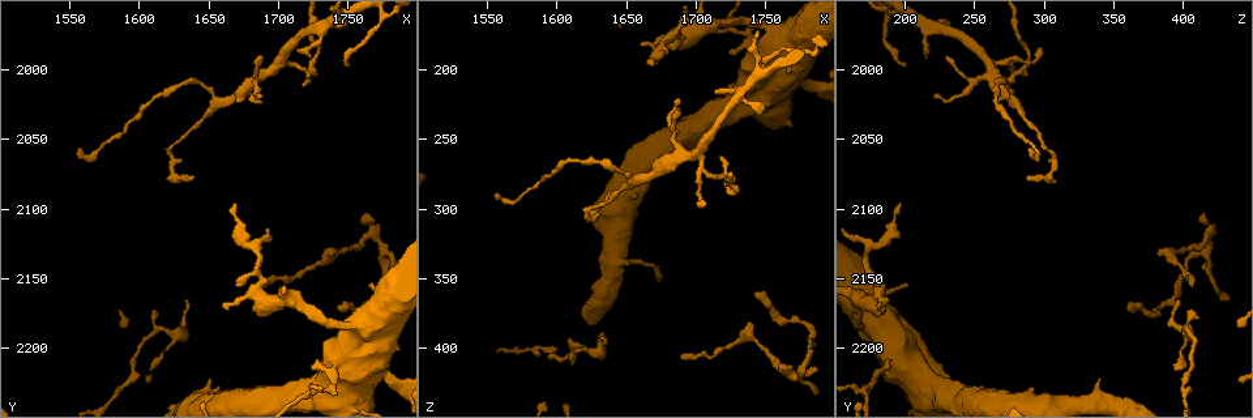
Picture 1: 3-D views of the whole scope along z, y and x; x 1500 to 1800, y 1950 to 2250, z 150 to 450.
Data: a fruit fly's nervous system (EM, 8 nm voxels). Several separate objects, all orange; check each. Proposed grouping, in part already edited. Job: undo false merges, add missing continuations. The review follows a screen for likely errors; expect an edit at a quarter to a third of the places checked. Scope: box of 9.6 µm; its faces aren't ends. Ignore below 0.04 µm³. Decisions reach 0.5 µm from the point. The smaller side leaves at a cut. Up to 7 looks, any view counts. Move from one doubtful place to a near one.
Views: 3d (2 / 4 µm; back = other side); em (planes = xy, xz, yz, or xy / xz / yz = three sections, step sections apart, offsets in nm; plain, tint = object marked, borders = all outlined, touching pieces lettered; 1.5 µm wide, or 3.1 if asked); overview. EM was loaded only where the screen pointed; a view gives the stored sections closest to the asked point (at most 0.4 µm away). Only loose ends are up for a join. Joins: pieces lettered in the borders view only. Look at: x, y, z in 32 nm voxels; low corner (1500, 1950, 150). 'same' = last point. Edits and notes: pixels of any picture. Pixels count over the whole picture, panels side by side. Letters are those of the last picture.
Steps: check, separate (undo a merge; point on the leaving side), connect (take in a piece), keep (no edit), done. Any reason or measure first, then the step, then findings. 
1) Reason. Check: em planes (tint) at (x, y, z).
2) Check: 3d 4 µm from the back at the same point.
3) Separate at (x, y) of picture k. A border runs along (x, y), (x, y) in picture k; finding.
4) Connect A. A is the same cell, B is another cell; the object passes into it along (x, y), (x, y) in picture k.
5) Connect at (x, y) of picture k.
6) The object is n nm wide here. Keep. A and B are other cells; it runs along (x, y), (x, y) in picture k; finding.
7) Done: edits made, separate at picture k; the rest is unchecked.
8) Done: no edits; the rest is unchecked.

Branch stops here. Check: em xz step 8 (borders) at (1690, 2156, 406).

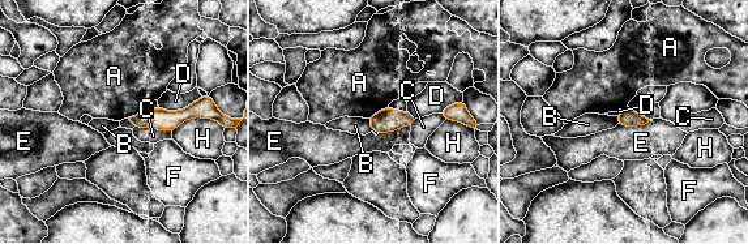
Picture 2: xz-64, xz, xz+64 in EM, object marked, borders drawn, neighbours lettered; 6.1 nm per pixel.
Check: em planes (borders) at the same point.

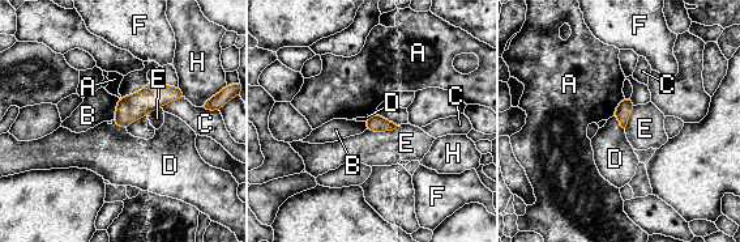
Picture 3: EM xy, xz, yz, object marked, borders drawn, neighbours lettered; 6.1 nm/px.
The longest contact is with E, 200 nm. Keep. A, B, C, D, E, F and H are other cells; none of them fits.

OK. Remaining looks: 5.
Sharp bend. Check: 3d 4 µm at (1700, 1994, 258).

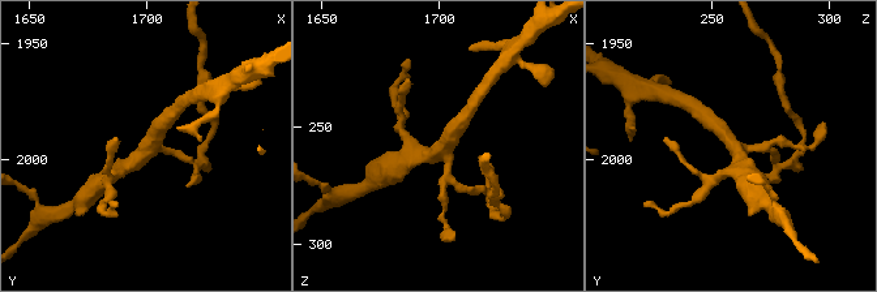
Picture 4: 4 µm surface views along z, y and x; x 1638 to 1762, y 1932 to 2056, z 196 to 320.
Check: em planes (borders) at (1701, 1995, 260).

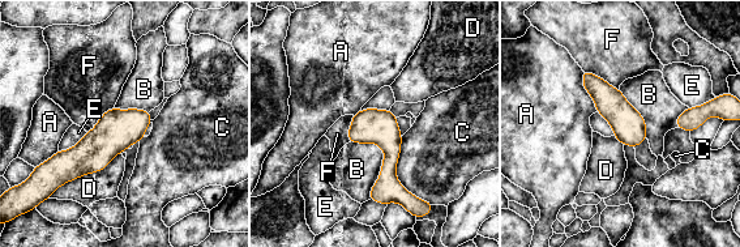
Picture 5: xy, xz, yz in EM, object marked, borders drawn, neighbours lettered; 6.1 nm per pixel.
The object is 200 nm wide here. Keep. A, B, C, D, E and F are other cells; it runs along (363, 113), (389, 139), (389, 186), (402, 199) in picture 5; one neuron here.

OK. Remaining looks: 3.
Free end. Check: em xz step 4 (borders) at (1742, 2172, 362).

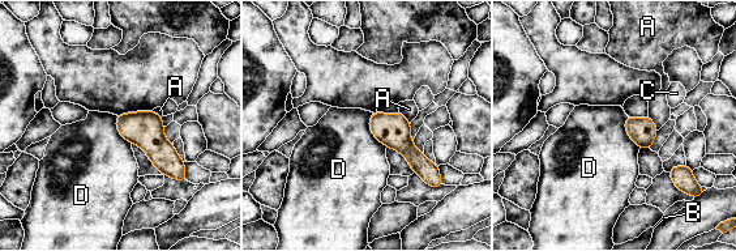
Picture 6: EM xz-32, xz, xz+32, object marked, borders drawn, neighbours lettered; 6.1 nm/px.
The object is 170 nm wide here. Keep. A, B, C and D are other cells; a border runs along (371, 113), (369, 131), (386, 147) in picture 6; no lettered piece goes on from it.

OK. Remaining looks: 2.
Done: no edits; the rest is unchecked.

